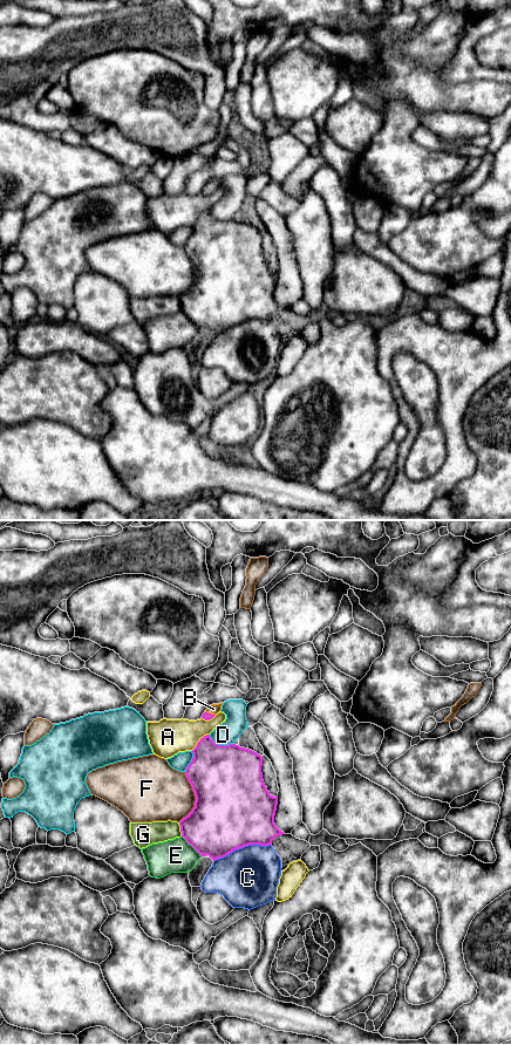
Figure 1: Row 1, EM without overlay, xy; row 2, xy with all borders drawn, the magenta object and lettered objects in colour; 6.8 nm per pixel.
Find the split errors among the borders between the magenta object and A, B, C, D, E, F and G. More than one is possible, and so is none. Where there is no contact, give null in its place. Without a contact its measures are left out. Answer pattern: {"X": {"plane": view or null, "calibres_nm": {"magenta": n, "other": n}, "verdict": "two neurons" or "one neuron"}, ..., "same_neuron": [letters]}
{"A": {"plane": "xy", "calibres_nm": {"magenta": 380, "other": 260}, "verdict": "two neurons"}, "B": {"plane": "xy", "calibres_nm": {"magenta": 50, "other": 70}, "verdict": "one neuron"}, "C": {"plane": "xy", "calibres_nm": {"magenta": 500, "other": 420}, "verdict": "two neurons"}, "D": {"plane": "xy", "calibres_nm": {"magenta": 480, "other": 150}, "verdict": "two neurons"}, "E": {"plane": "xy", "calibres_nm": {"magenta": 420, "other": 220}, "verdict": "two neurons"}, "F": {"plane": "xy", "calibres_nm": {"magenta": 500, "other": 380}, "verdict": "two neurons"}, "G": {"plane": "xy", "calibres_nm": {"magenta": 400, "other": 160}, "verdict": "two neurons"}, "same_neuron": ["B"]}

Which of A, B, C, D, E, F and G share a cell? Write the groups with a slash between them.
A / B / C / D / E / F / G

